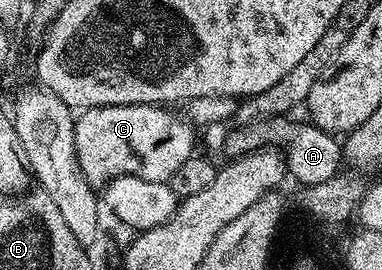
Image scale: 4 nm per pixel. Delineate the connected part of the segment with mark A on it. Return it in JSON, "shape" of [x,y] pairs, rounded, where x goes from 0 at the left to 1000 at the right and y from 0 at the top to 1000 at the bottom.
{"shape":[[[751,430],[704,433],[688,456],[649,456],[639,478],[618,478],[586,522],[586,552],[597,574],[631,574],[654,567],[665,552],[694,541],[720,544],[738,559],[751,637],[764,641],[788,670],[788,689],[804,693],[853,678],[853,663],[880,652],[895,626],[895,537],[872,496],[843,485],[814,456],[772,463],[754,448]]]}

